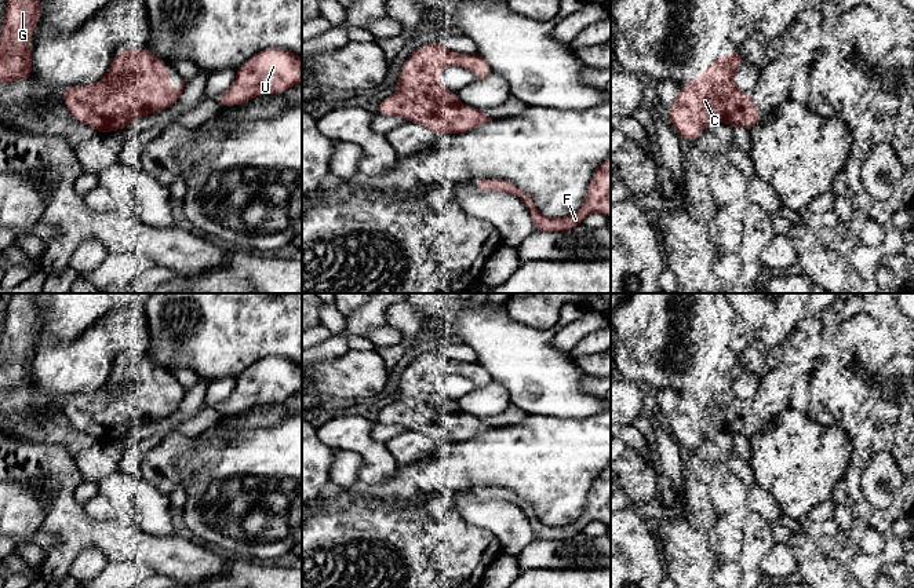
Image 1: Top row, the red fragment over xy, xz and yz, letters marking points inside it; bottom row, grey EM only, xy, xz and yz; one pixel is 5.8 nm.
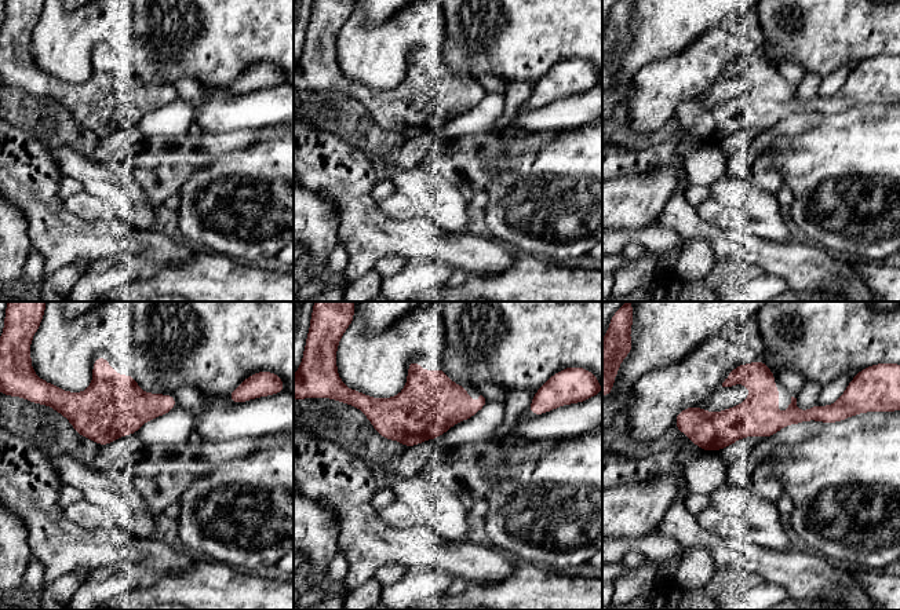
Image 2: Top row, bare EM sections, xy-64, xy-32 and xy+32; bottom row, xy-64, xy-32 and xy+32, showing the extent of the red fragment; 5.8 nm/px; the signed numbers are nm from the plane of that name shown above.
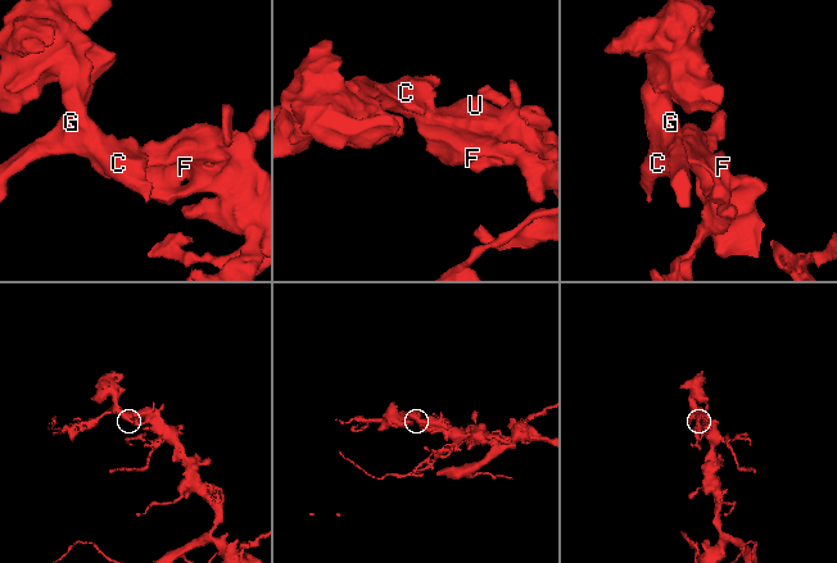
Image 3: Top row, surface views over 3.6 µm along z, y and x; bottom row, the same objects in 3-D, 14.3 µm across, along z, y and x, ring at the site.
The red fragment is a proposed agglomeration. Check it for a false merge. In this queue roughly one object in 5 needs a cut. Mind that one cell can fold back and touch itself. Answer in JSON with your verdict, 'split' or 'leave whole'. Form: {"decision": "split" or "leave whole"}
{"decision": "leave whole"}

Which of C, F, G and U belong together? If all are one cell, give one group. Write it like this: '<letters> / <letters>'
C F G U

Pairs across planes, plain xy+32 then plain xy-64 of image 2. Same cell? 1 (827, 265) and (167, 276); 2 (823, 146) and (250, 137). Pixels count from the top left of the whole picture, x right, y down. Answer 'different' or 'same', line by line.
1: different
2: different

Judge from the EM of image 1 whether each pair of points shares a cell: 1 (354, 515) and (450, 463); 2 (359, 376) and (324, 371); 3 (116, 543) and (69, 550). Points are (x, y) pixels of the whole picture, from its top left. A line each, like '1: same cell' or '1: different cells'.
1: different cells
2: same cell
3: same cell

